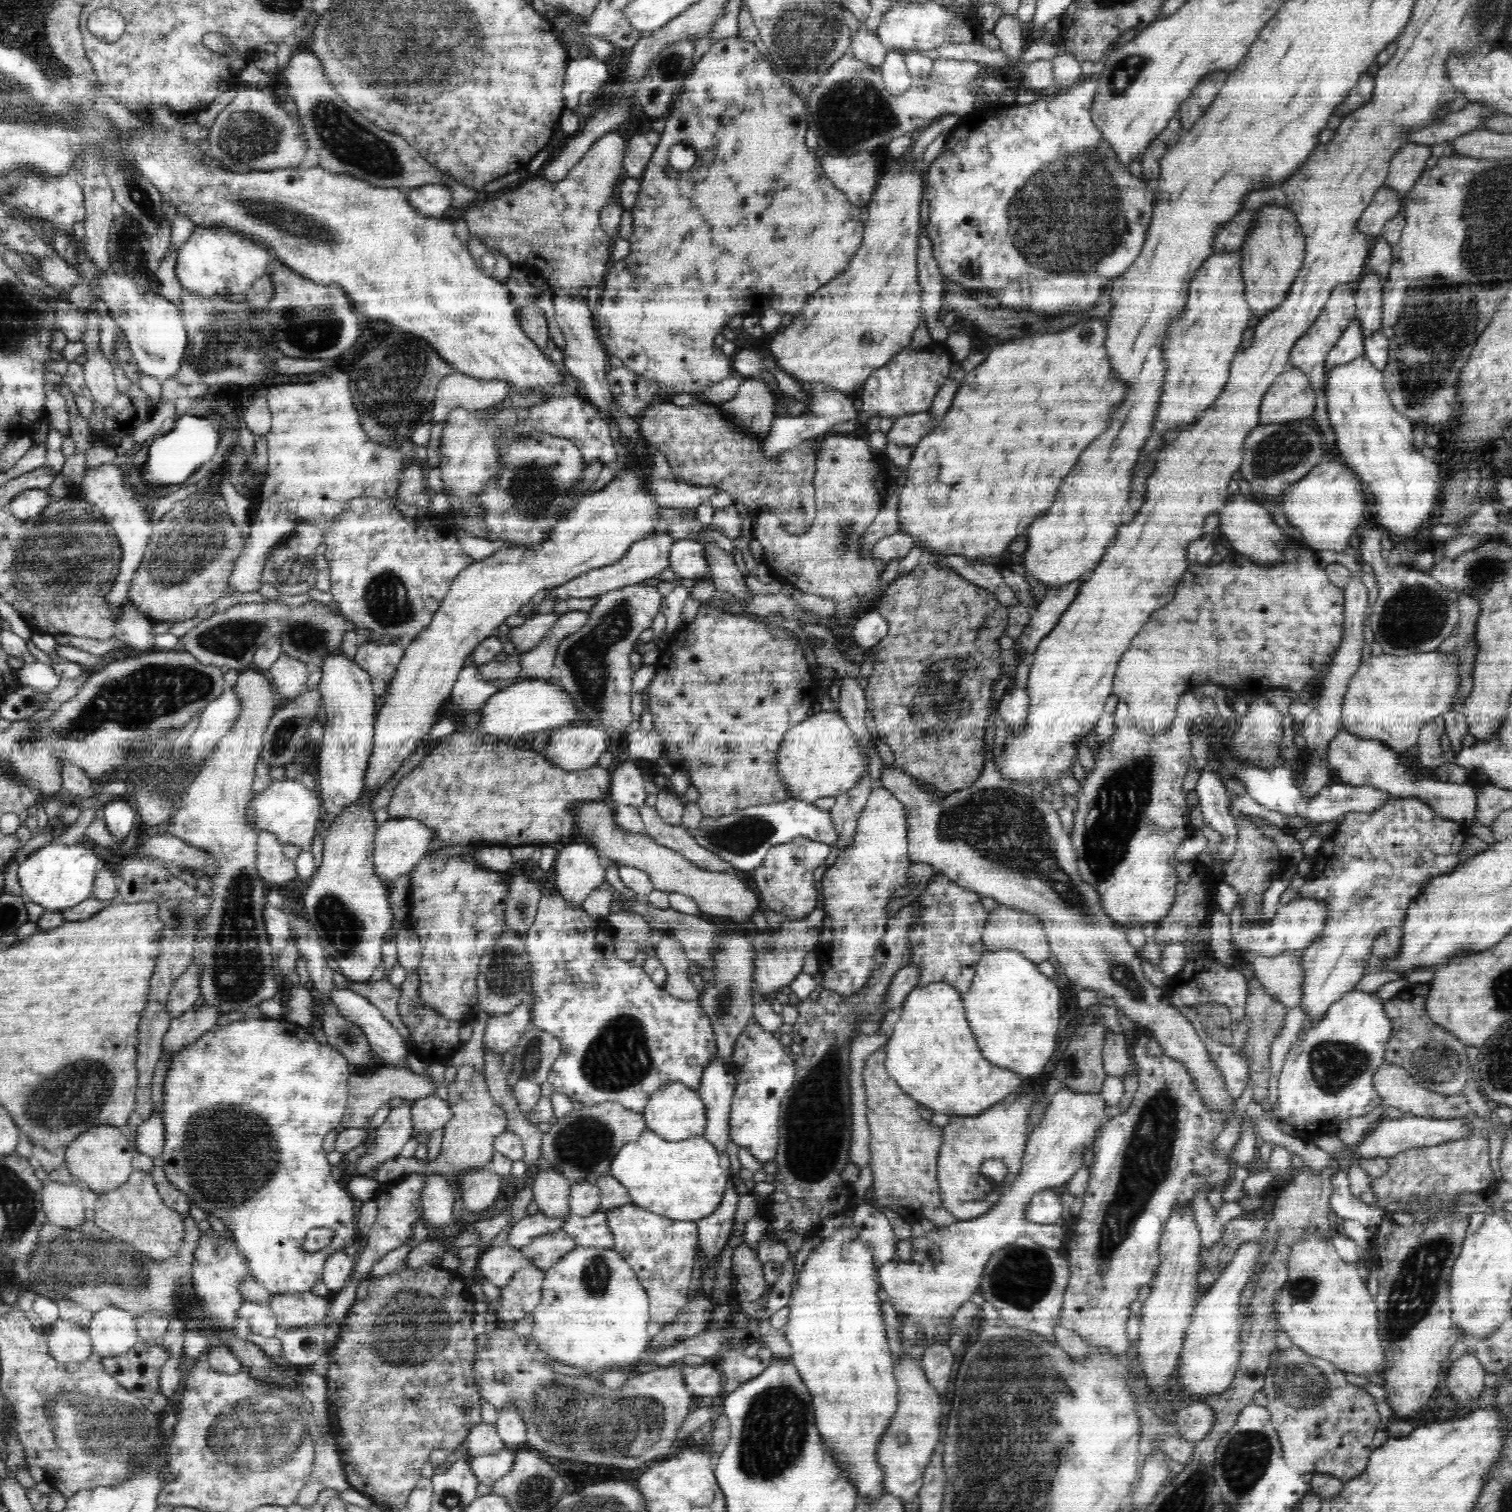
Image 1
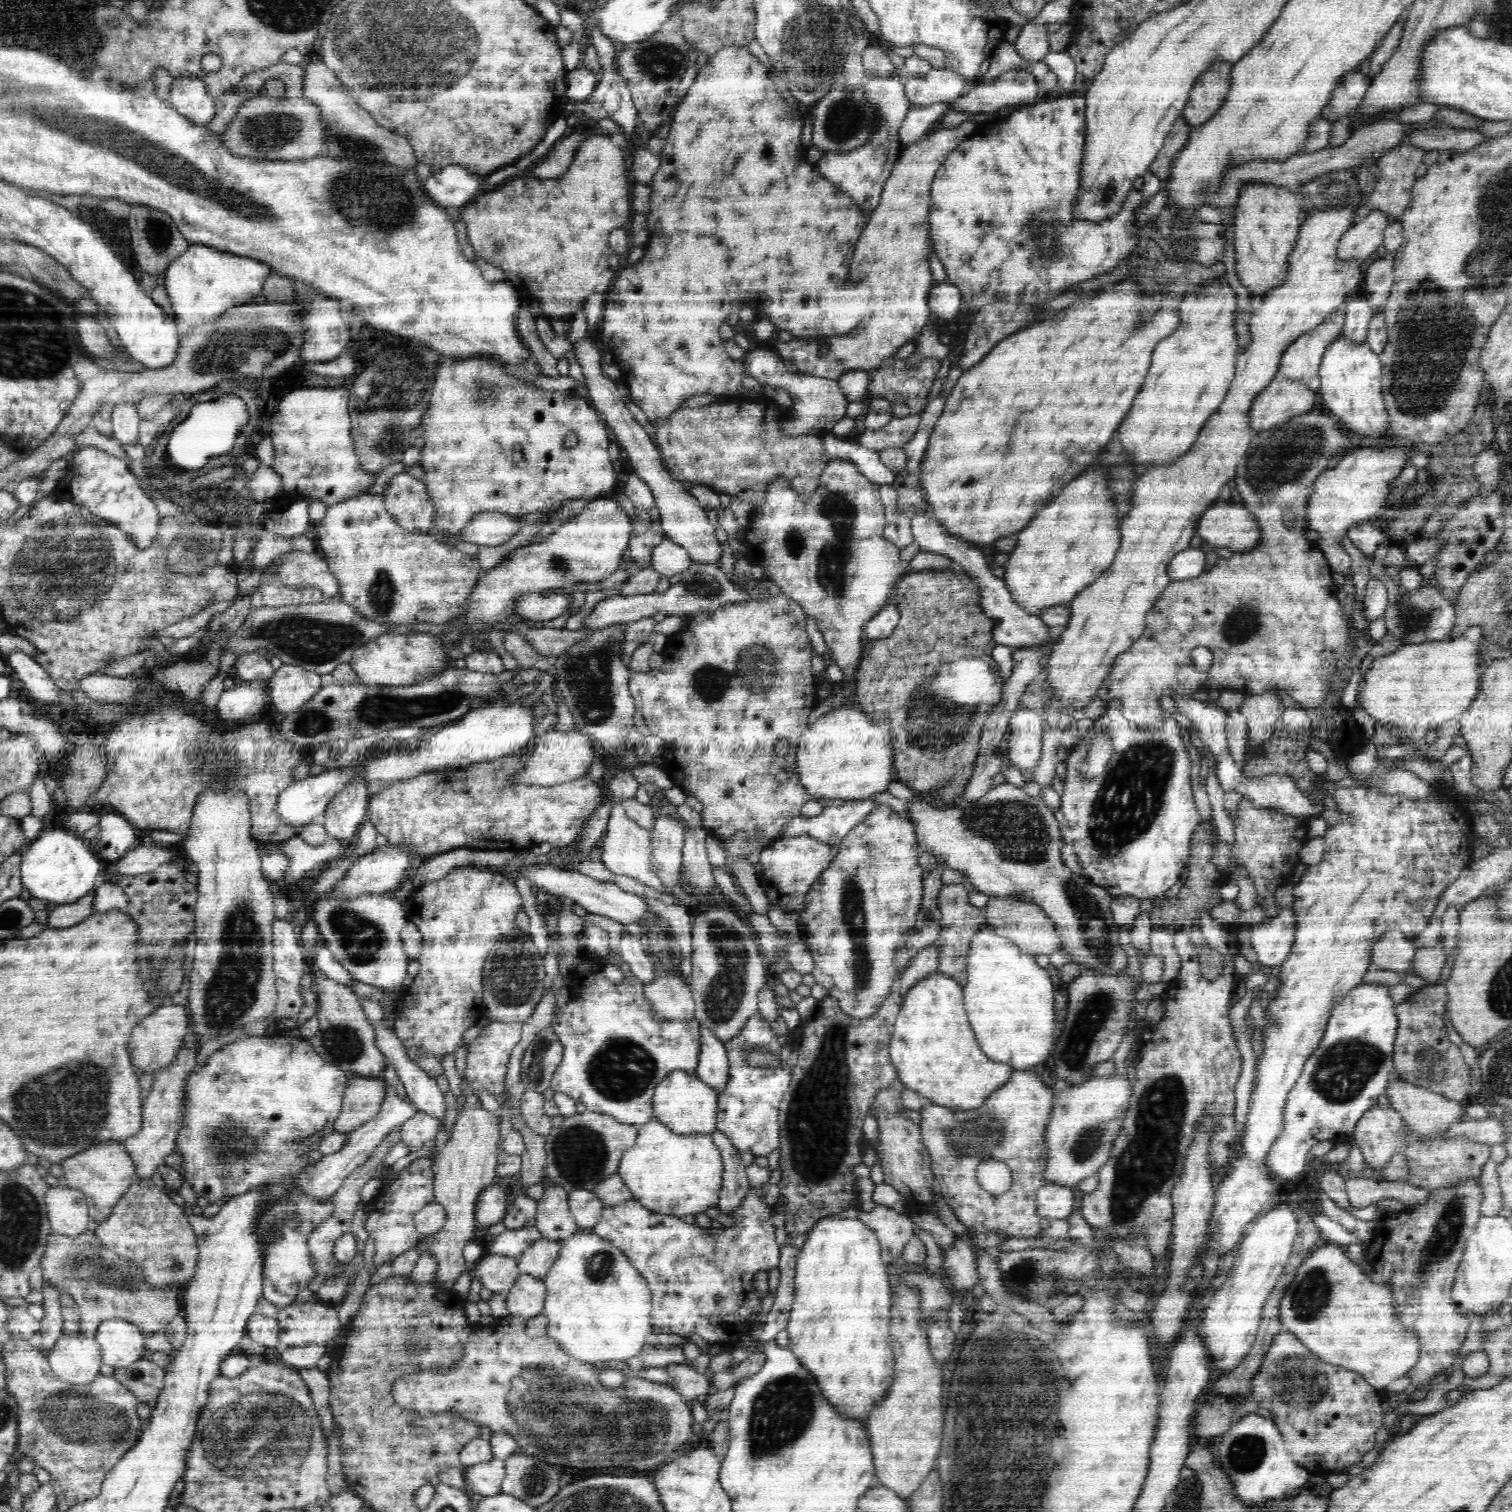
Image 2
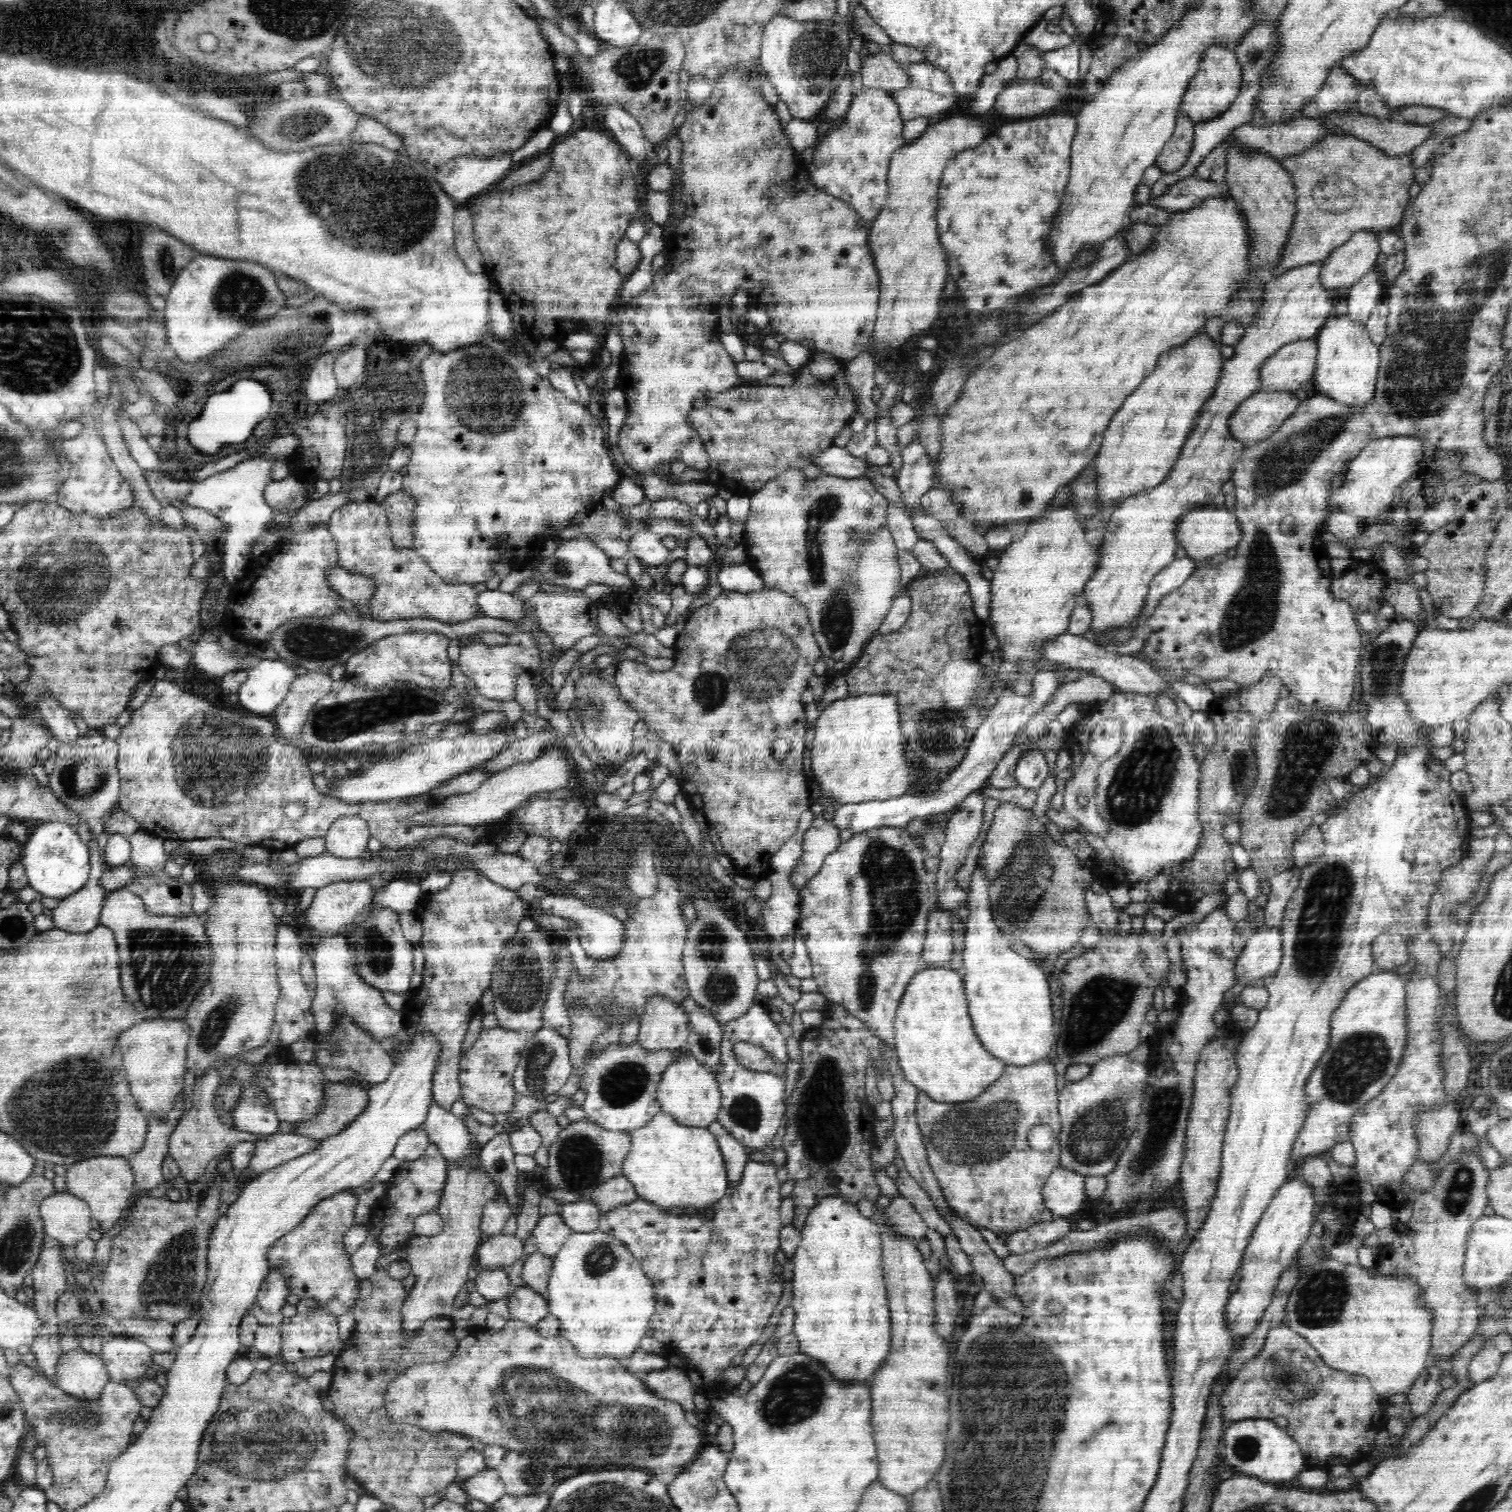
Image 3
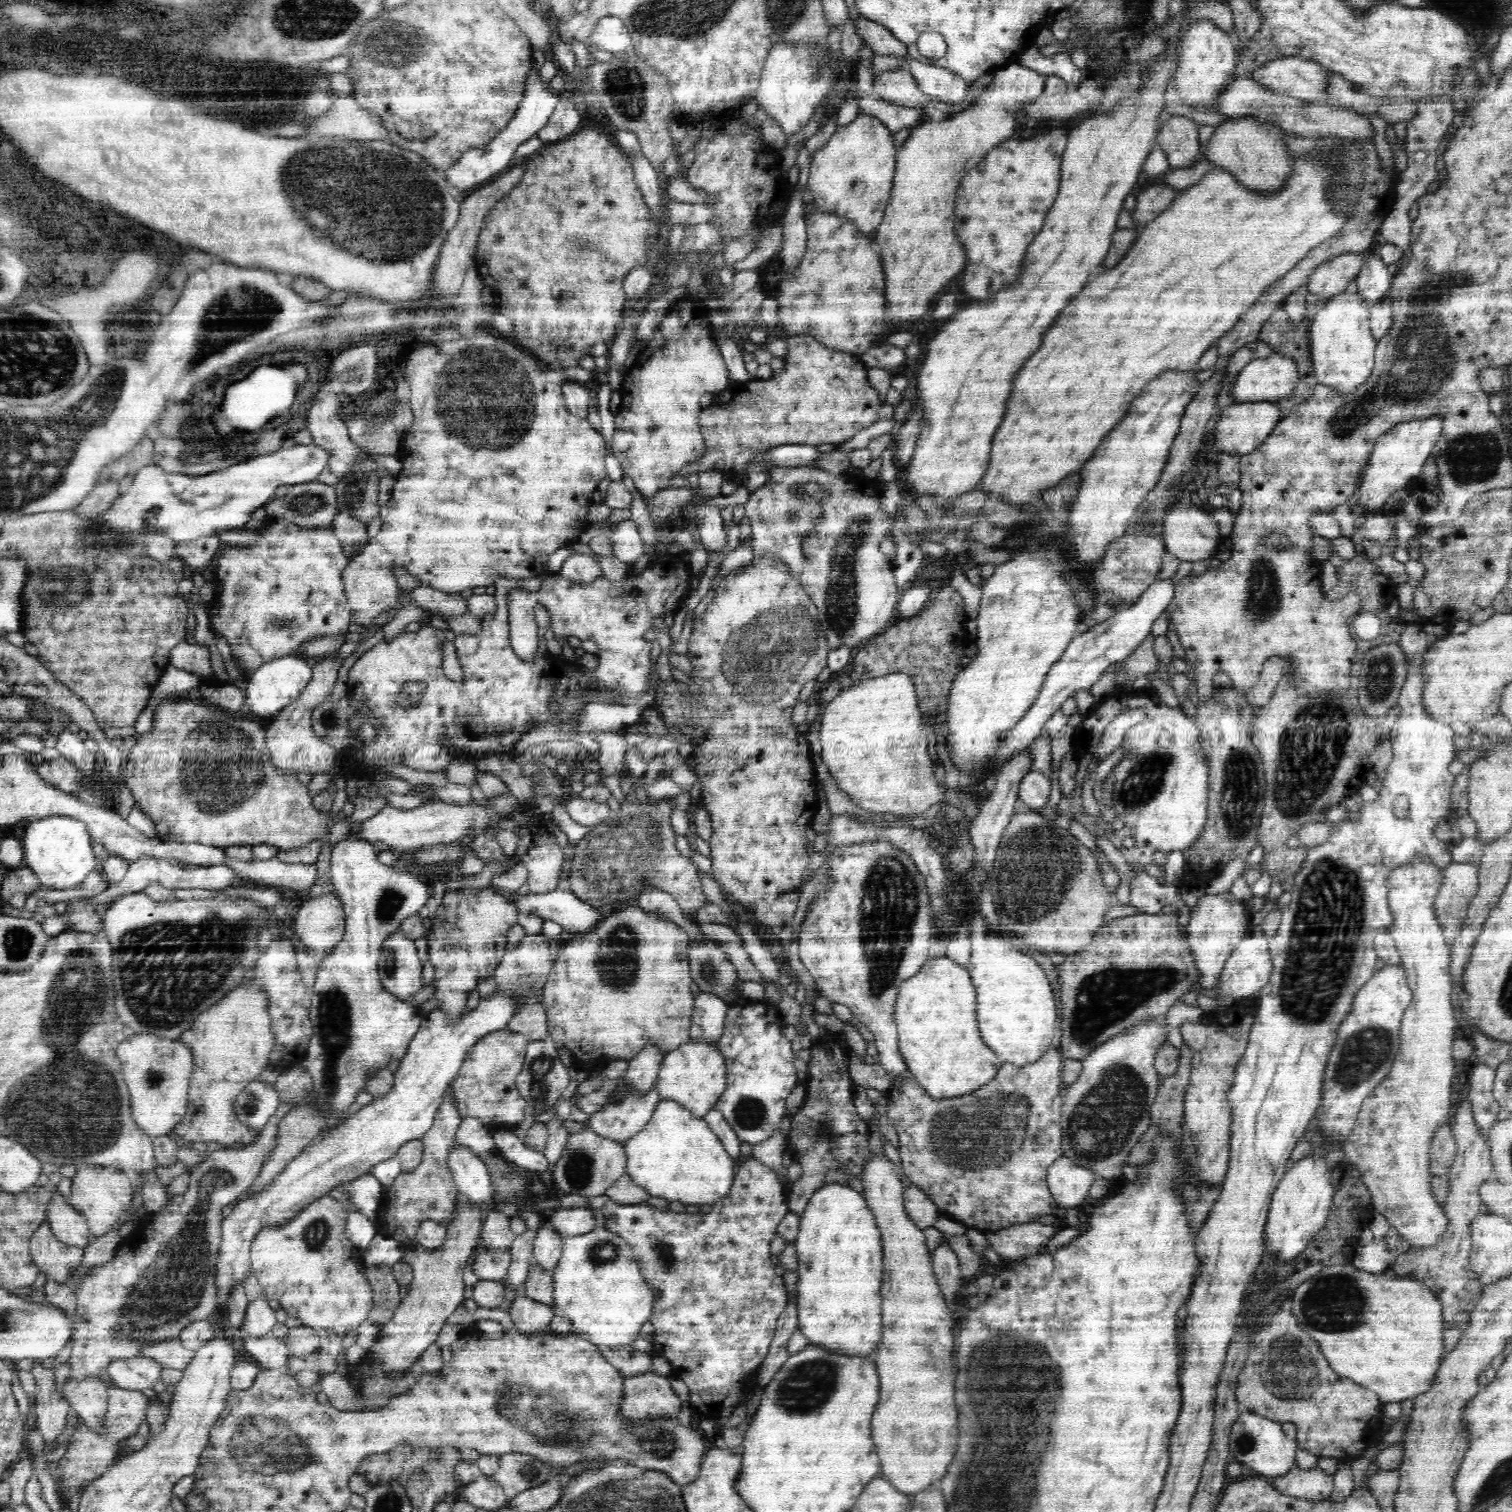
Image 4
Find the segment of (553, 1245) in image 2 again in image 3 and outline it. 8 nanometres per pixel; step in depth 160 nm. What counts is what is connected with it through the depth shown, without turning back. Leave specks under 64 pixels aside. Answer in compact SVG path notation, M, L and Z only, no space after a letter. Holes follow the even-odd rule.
M537 1250L524 1260L522 1282L526 1287L530 1287L546 1297L552 1267L553 1257L546 1256Z

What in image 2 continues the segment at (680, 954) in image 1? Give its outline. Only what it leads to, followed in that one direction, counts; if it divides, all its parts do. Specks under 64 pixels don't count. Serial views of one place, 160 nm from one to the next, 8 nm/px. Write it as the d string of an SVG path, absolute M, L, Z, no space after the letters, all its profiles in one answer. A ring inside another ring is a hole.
M674 968L668 970L666 976L645 983L643 995L651 1006L653 1018L659 1022L688 1022L695 1018L695 1002L688 978Z

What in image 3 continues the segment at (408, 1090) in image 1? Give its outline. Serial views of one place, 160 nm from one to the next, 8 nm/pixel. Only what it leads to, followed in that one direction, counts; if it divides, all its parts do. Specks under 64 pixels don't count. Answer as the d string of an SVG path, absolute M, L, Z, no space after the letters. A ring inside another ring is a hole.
M352 1081L324 1082L323 1109L309 1119L294 1123L296 1134L322 1140L344 1130L368 1104L367 1086Z

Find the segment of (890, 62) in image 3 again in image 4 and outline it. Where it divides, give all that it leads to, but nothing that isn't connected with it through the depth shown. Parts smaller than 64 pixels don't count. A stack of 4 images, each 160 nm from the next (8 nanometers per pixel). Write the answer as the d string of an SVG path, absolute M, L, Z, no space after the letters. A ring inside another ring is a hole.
M904 68L873 76L873 93L880 99L908 108L923 106L925 109L935 102L933 97L918 88L914 75Z

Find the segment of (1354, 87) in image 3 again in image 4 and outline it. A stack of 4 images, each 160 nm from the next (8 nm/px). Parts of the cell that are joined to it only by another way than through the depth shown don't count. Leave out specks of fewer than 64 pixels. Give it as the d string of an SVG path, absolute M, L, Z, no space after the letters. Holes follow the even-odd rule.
M1302 57L1273 58L1255 68L1249 77L1276 93L1294 97L1306 104L1324 103L1330 71Z

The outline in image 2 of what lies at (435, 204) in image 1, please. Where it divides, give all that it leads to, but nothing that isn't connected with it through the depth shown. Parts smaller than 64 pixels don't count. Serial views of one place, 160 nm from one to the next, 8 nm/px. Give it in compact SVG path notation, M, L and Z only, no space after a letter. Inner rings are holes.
M446 166L437 173L433 173L430 178L420 181L423 191L430 195L434 203L448 210L449 208L463 208L474 201L474 196L480 192L482 182L488 176L478 175L462 166Z

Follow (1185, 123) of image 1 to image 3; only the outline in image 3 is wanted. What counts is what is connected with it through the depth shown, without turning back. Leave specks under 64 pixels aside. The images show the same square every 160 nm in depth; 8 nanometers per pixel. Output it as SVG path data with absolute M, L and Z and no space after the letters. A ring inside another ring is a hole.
M1210 45L1202 54L1196 74L1190 78L1179 106L1180 113L1189 117L1195 124L1218 118L1232 106L1241 86L1242 69L1235 52L1224 45Z

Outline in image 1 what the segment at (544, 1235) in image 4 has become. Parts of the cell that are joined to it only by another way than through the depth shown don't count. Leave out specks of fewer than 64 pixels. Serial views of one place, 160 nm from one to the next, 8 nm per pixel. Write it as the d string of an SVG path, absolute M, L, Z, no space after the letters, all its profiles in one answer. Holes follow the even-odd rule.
M554 1169L539 1172L533 1180L532 1190L538 1211L552 1218L570 1218L569 1194L572 1184Z

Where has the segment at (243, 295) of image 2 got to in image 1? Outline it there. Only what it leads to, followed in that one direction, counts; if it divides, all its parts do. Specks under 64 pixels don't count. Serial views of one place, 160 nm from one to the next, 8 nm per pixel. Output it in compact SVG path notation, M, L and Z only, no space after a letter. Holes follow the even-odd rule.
M195 228L177 251L175 273L182 288L204 298L245 293L261 276L268 274L273 255L266 246L229 228Z

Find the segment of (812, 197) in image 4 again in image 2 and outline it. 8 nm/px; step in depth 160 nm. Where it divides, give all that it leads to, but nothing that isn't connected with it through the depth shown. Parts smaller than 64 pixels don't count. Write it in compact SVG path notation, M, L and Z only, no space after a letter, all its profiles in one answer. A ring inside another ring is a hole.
M898 74L892 77L868 77L862 86L863 93L879 114L879 127L873 132L870 142L846 152L825 152L816 163L821 176L851 196L856 206L864 212L872 212L880 204L886 179L890 176L894 162L904 150L898 139L898 132L907 112L913 108L906 96L904 83L904 79Z

